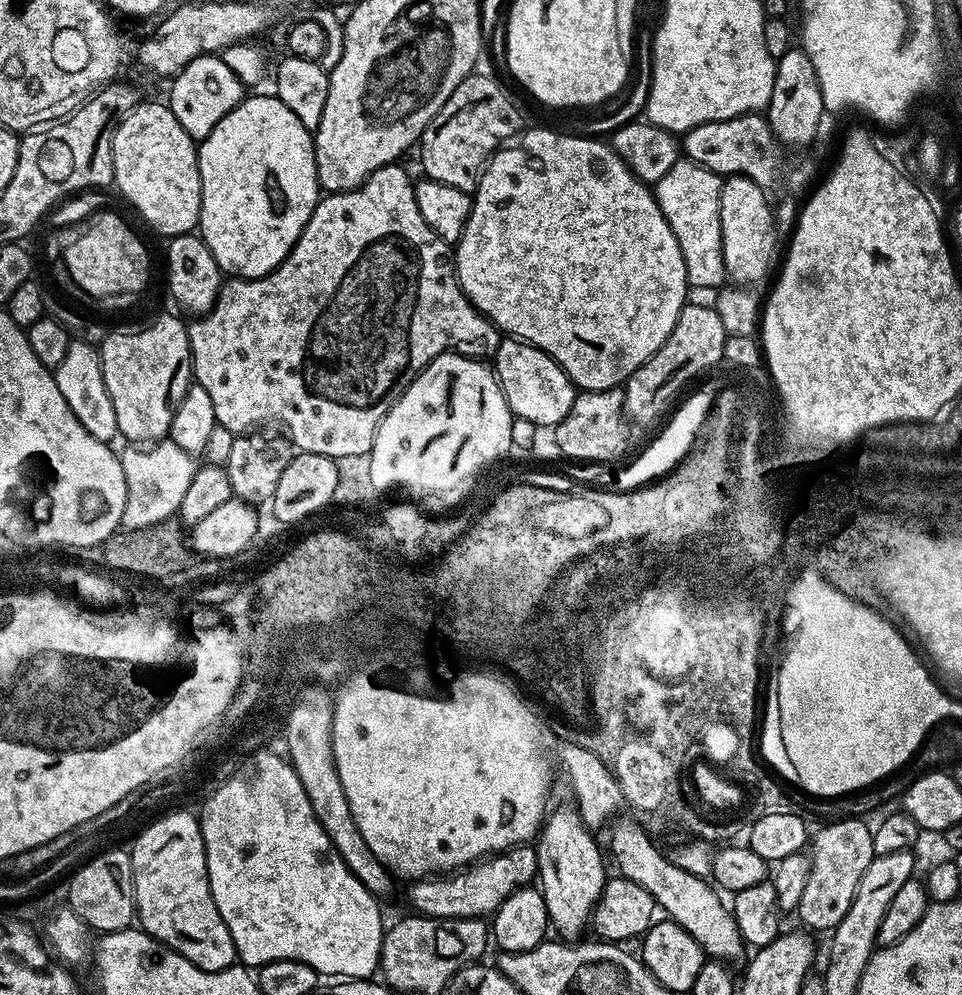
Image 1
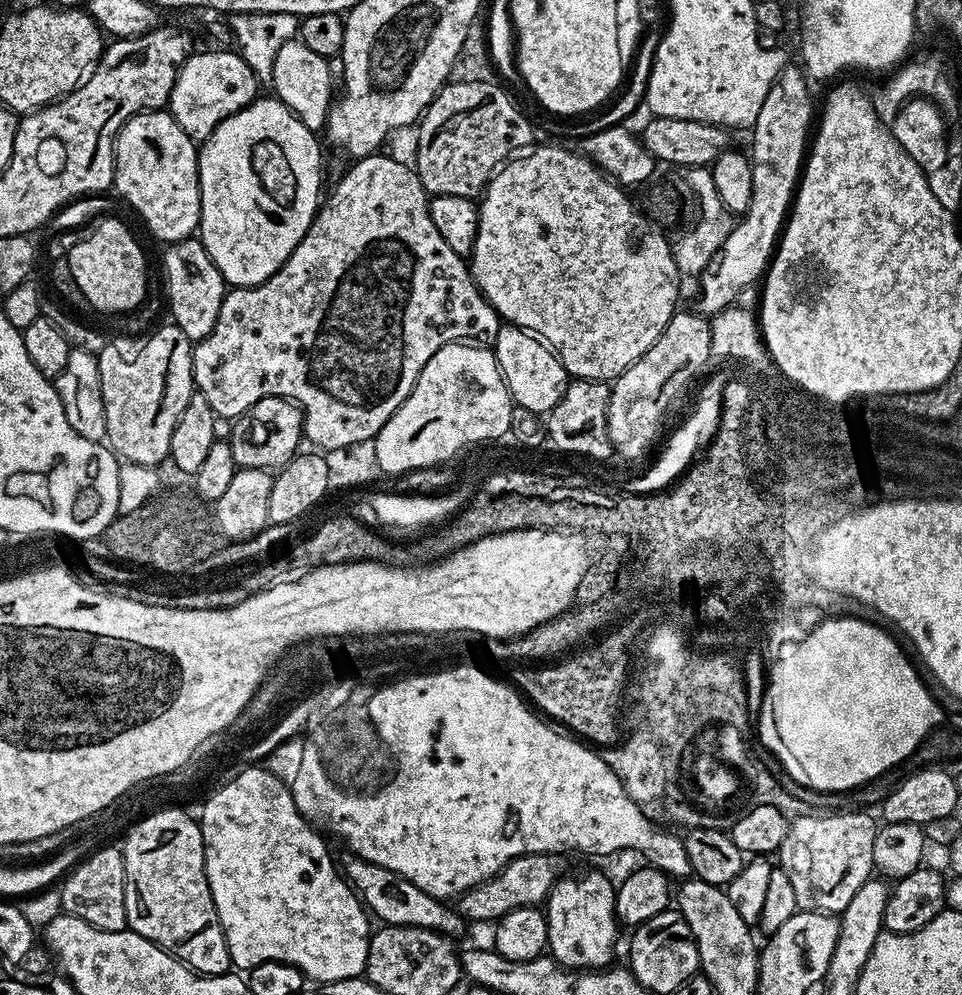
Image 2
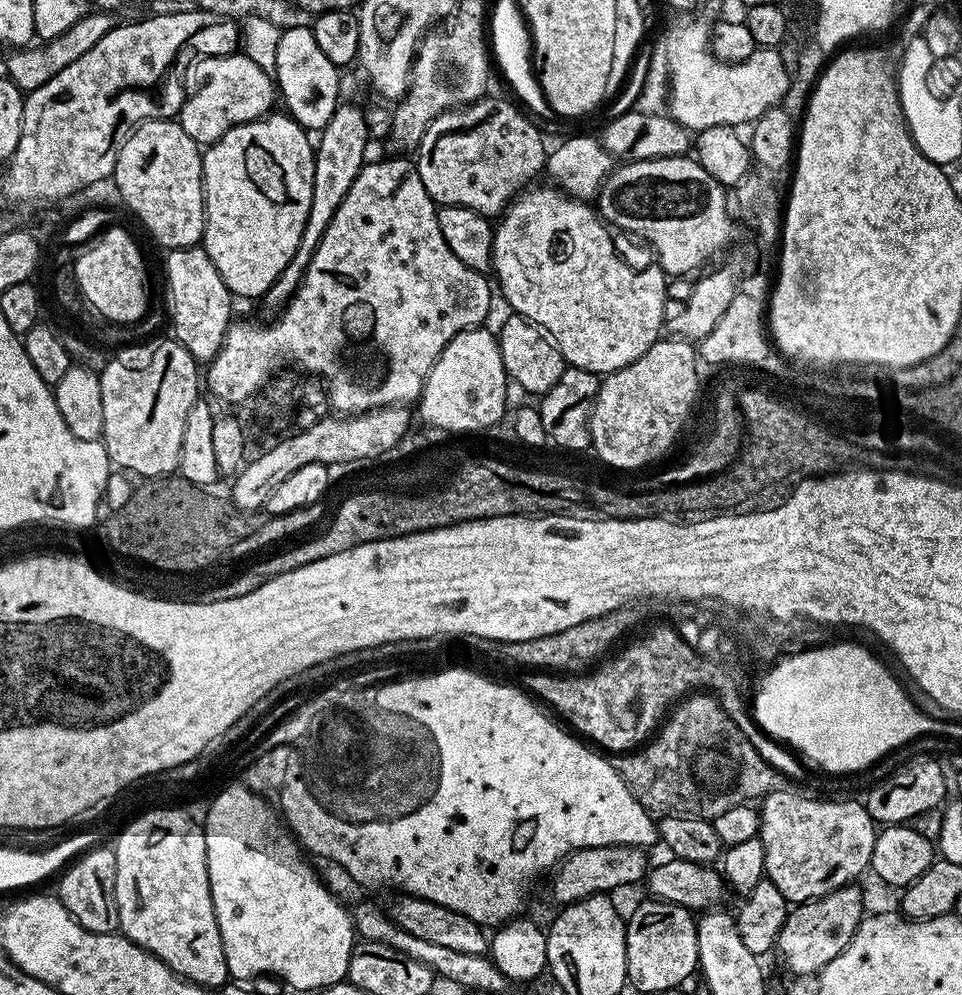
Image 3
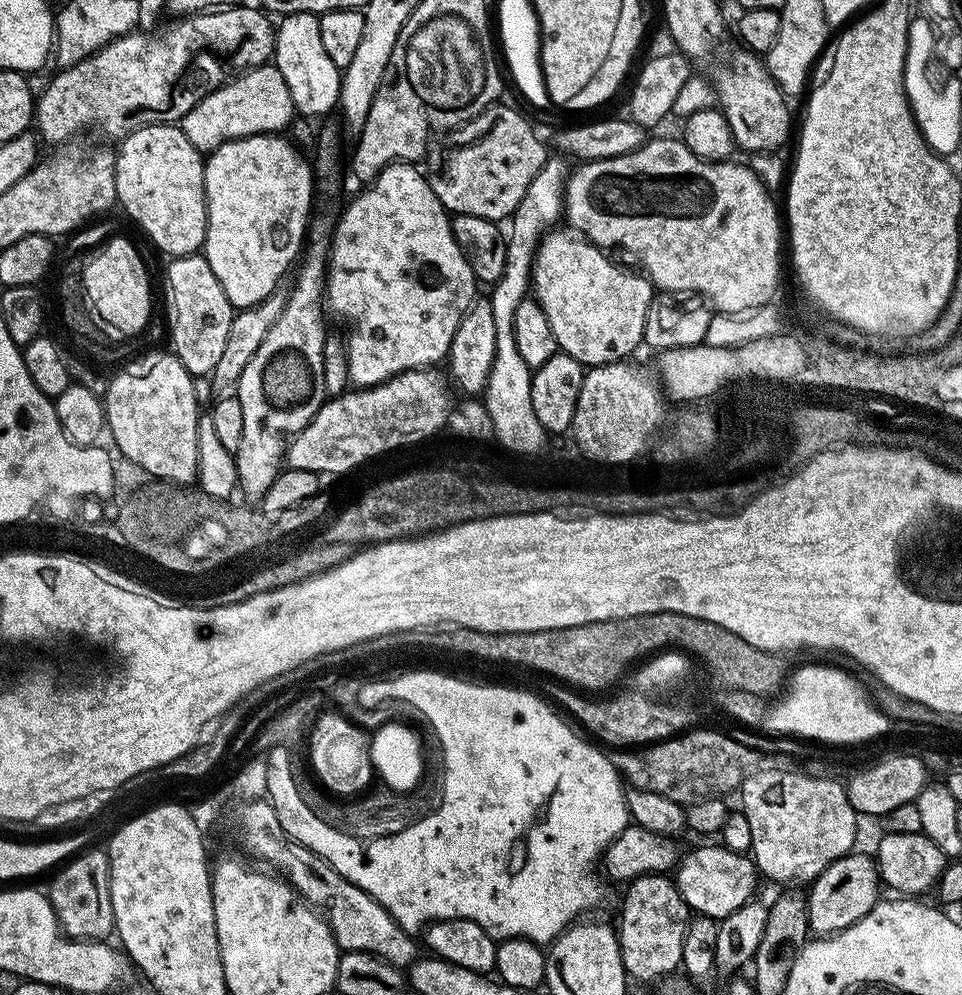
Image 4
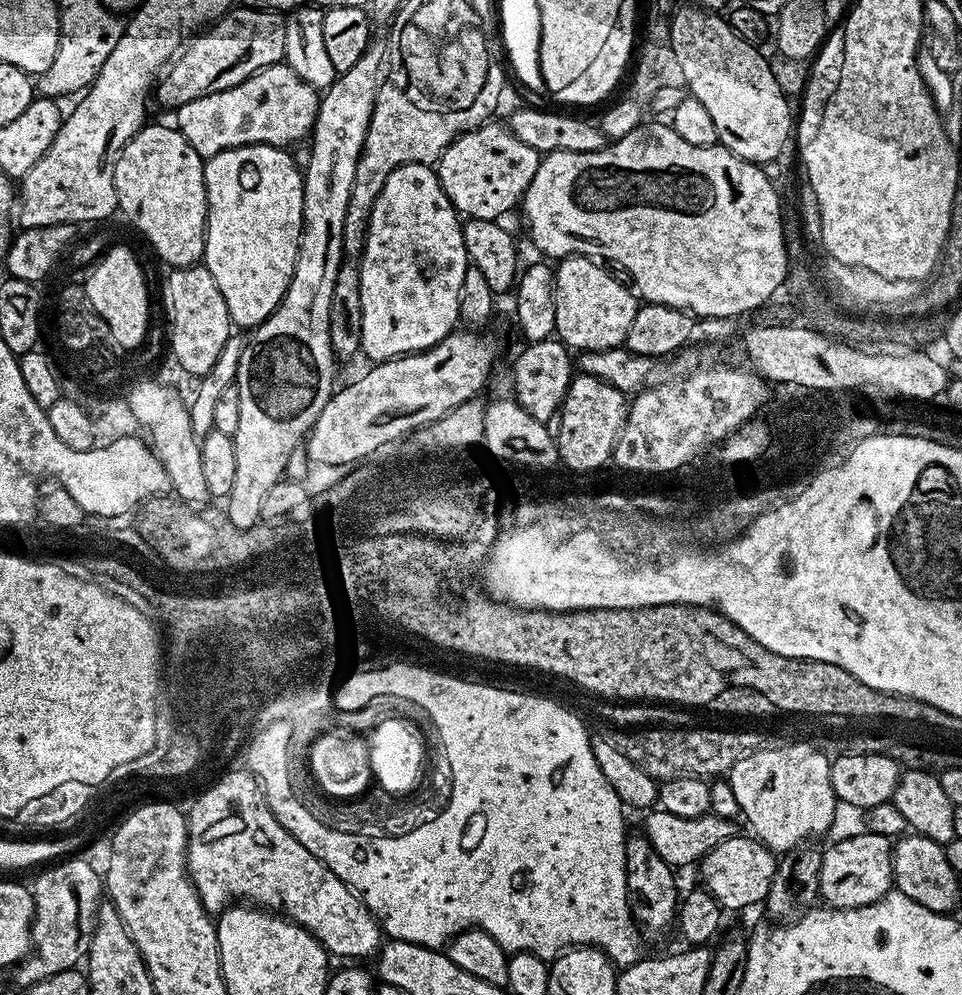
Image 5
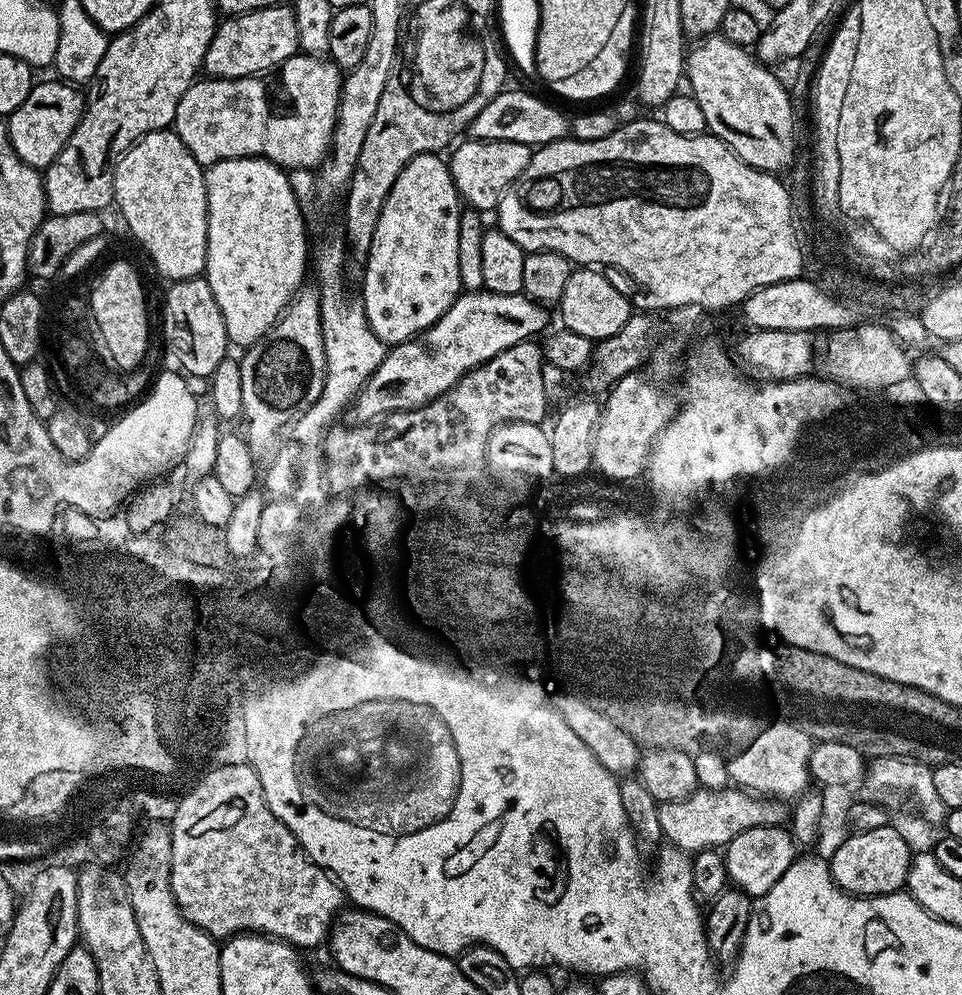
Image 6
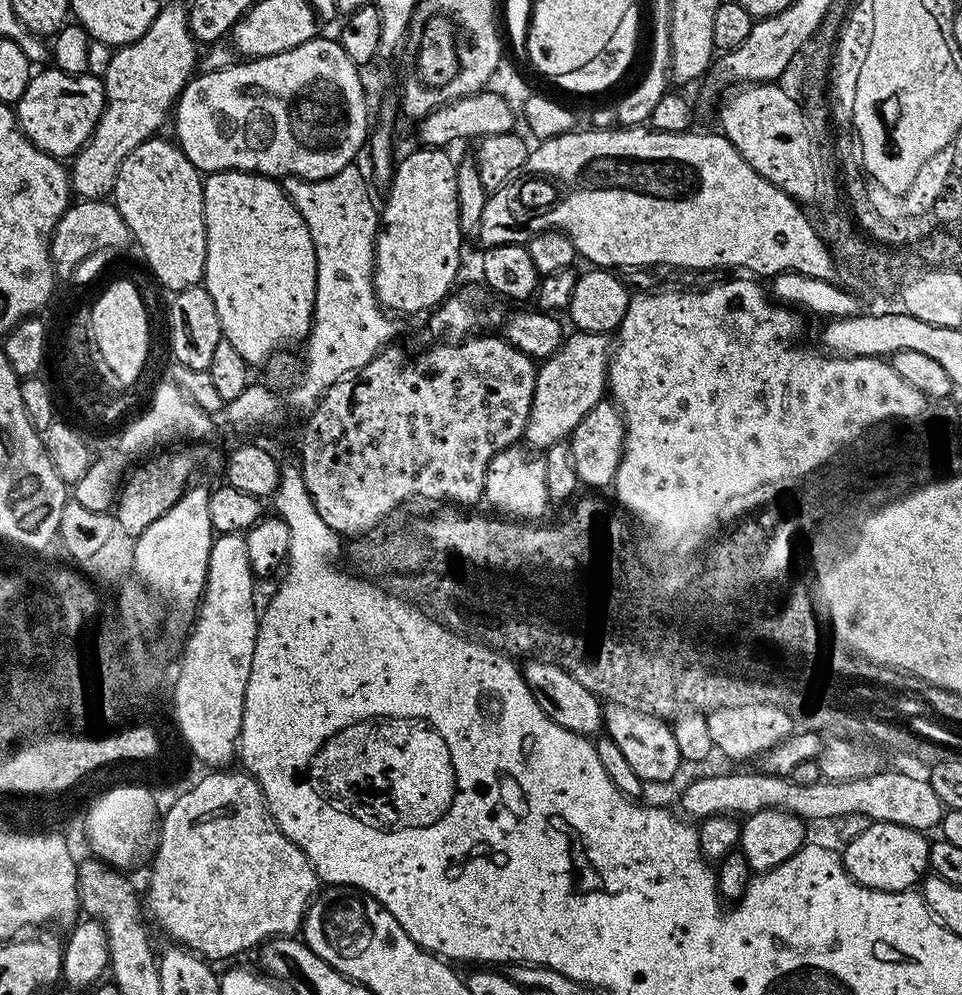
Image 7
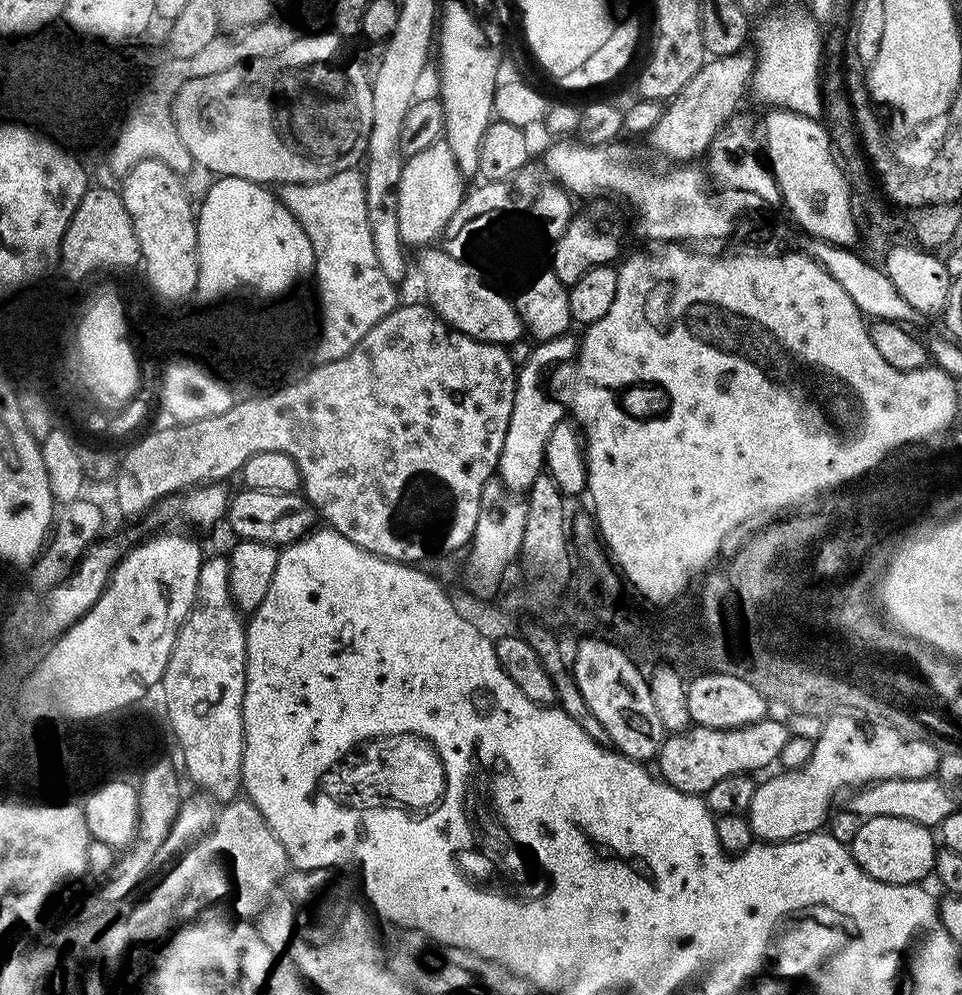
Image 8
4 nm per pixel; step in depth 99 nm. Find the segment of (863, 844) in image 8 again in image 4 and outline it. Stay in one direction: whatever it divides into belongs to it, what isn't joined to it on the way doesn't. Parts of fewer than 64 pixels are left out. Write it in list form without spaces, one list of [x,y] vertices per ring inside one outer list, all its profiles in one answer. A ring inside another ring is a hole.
[[[853,850],[847,856],[830,862],[830,866],[826,870],[822,870],[822,874],[818,874],[816,880],[811,881],[806,892],[809,929],[816,934],[835,934],[852,924],[856,924],[866,914],[870,914],[872,907],[881,899],[880,888],[882,889],[880,869],[876,867],[876,861],[873,857]]]

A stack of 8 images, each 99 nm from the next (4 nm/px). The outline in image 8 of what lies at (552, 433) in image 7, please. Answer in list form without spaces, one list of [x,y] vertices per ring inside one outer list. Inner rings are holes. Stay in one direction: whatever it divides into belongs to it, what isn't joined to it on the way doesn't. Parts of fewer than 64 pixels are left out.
[[[565,334],[558,338],[539,341],[537,348],[519,365],[514,390],[514,410],[510,410],[510,426],[506,426],[506,442],[502,442],[502,454],[498,458],[499,481],[509,492],[527,494],[530,486],[545,471],[544,450],[552,431],[565,419],[566,408],[559,404],[544,389],[544,375],[555,364],[564,364],[573,359],[578,352],[577,337]]]

